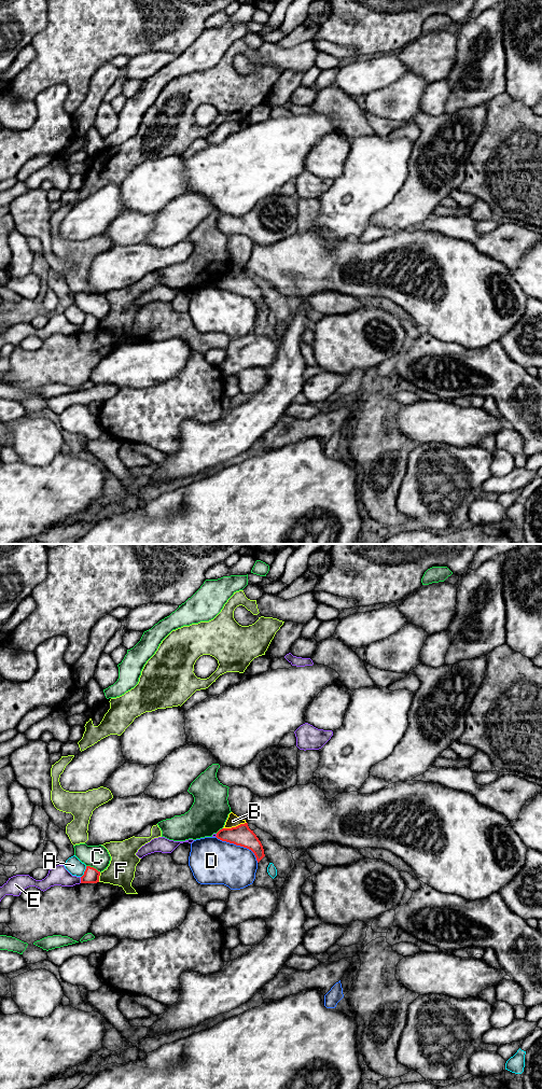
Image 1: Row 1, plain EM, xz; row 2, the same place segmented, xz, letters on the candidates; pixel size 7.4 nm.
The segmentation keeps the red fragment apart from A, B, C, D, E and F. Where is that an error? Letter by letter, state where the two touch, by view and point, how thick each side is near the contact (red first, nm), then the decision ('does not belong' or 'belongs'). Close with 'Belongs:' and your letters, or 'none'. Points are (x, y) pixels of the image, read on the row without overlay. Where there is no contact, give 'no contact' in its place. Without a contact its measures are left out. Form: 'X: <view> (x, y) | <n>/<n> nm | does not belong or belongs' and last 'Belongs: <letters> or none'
A: xz (84, 320) | 110/120 nm | does not belong
B: xz (234, 276) | 160/90 nm | does not belong
C: xz (93, 316) | 110/170 nm | does not belong
D: xz (239, 293) | 160/340 nm | does not belong
E: xz (81, 329) | 110/140 nm | does not belong
F: xz (98, 325) | 110/200 nm | does not belong
Belongs: none

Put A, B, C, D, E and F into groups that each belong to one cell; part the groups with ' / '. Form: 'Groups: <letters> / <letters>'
Groups: A / B / C / D / E / F

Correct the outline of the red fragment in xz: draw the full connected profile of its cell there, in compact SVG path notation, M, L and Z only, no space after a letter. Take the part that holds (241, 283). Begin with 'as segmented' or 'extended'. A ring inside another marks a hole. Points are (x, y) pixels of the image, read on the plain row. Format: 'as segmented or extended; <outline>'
as segmented; M248 271L232 277L222 277L216 284L222 290L234 292L251 298L258 311L265 305L264 297L256 283L248 275Z

